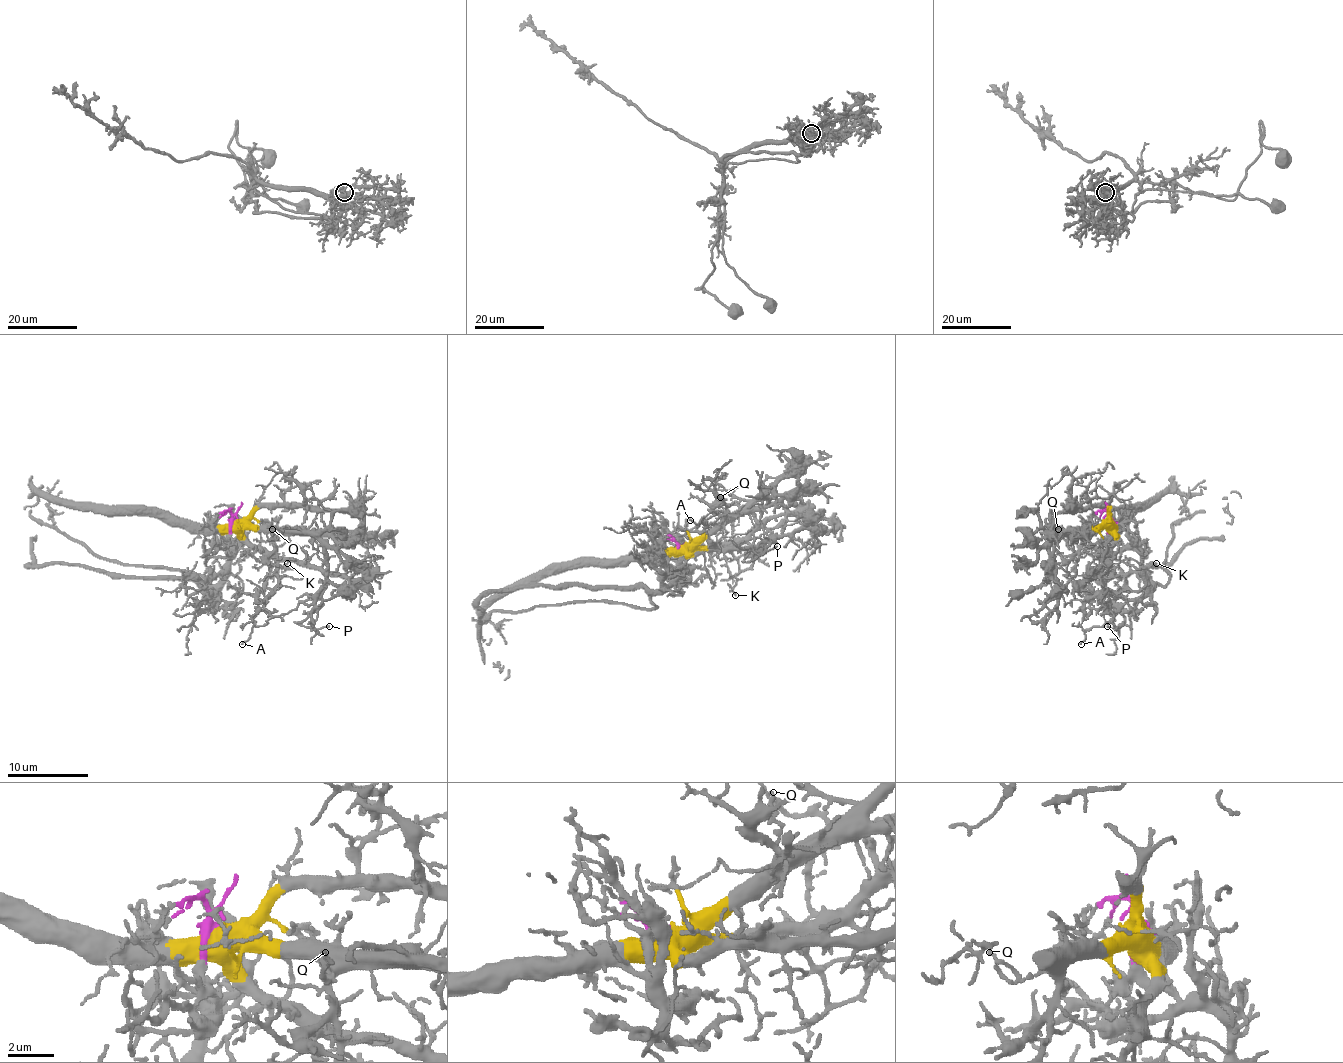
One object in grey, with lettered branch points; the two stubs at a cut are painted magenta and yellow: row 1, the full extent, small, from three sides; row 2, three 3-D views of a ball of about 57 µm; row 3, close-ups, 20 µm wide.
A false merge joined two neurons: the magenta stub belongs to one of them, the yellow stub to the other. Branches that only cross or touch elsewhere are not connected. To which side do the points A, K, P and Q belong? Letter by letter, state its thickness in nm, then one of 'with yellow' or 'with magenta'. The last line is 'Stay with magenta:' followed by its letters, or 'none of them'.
A: 110 nm | with yellow
K: 130 nm | with yellow
P: 100 nm | with yellow
Q: 110 nm | with yellow
Stay with magenta: none of them

